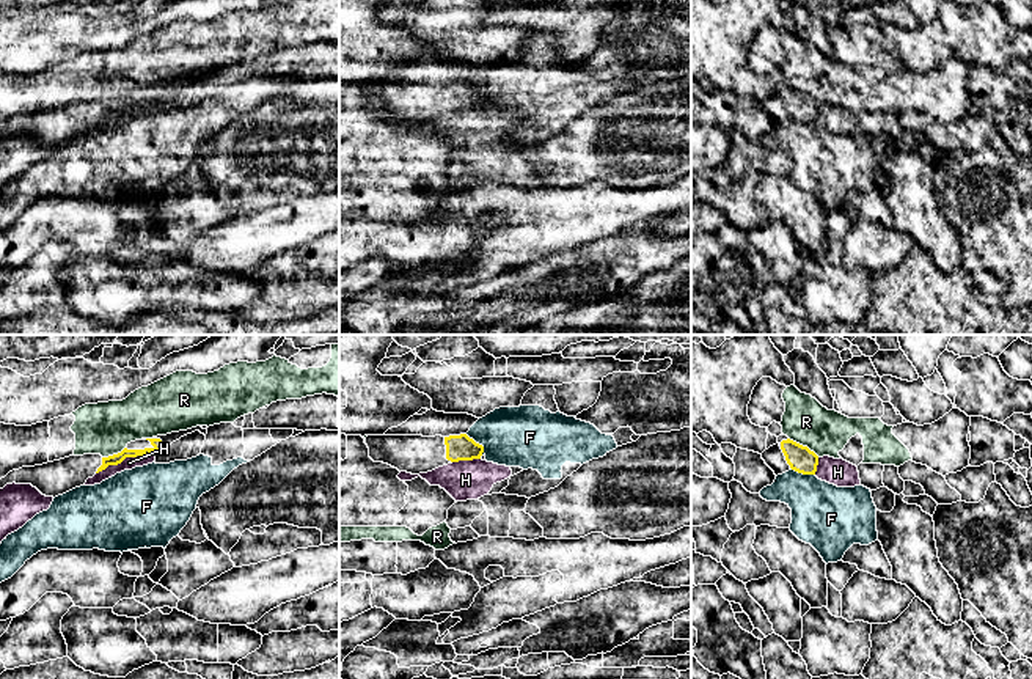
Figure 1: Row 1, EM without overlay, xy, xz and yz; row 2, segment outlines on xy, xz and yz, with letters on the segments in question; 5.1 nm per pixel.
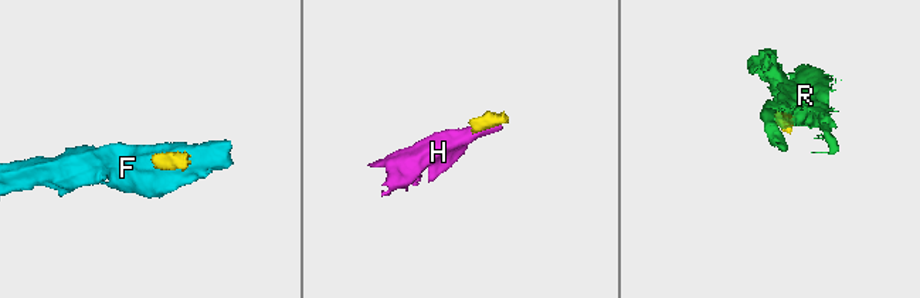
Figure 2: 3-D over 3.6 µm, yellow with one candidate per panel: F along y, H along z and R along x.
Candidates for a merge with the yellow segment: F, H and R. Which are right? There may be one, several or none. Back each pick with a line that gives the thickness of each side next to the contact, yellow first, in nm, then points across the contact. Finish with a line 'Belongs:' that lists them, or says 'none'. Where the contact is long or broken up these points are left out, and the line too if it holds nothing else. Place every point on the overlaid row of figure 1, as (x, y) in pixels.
Belongs: none

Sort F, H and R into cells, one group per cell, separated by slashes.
F / H / R

